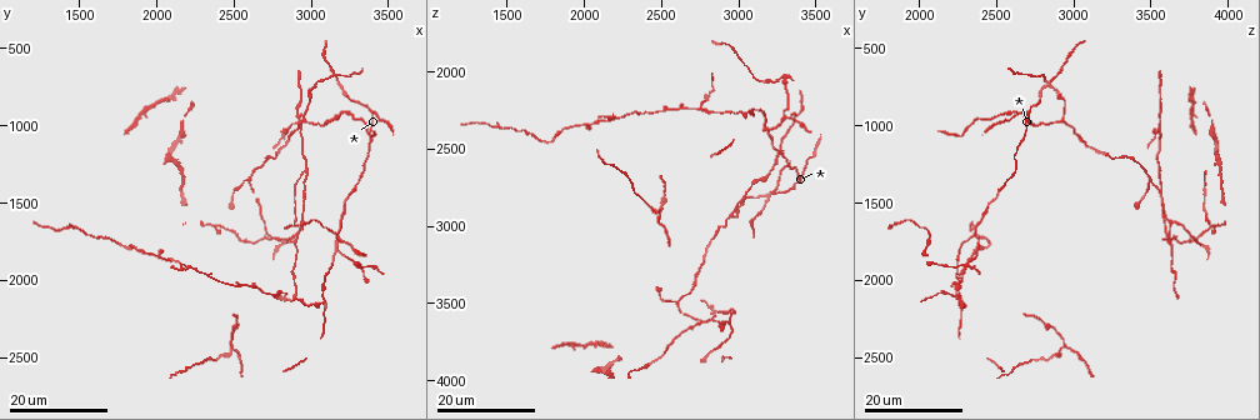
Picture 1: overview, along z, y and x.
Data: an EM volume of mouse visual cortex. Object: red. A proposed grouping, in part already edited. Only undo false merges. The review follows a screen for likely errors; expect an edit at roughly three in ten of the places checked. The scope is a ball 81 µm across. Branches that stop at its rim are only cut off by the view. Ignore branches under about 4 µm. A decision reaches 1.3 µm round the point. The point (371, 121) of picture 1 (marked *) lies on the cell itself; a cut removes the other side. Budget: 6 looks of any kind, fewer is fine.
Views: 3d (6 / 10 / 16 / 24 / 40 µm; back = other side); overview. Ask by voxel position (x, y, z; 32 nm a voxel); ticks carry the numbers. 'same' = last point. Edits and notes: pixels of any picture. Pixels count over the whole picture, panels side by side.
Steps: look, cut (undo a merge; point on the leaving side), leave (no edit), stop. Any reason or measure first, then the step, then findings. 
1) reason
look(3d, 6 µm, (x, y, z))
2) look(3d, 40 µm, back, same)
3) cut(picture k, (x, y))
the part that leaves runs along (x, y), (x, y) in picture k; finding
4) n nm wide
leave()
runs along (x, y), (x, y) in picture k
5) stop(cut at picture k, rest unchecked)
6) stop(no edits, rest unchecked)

three arms meet
look(3d, 24 µm, (3160, 720, 2860))

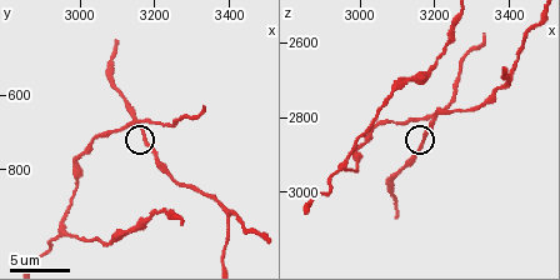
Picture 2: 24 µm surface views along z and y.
look(3d, 6 µm, (3170, 700, 2860))

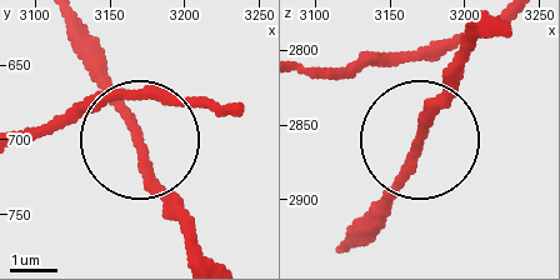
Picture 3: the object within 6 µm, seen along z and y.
side arm 13 µm
leave()
runs along (494, 30), (410, 169), (366, 213) in picture 3; continuous, no second cell

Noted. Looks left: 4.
three-way junction
look(3d, 10 µm, (2960, 970, 2930))

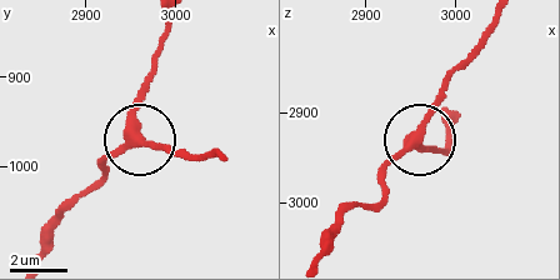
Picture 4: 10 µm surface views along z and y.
leave()
runs along (445, 138), (445, 153), (416, 145), (419, 124), (456, 69) in picture 4; continuous, no second cell

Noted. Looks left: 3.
three-way junction
look(3d, 16 µm, (2940, 1620, 3640))

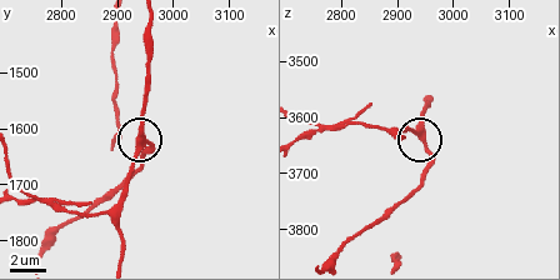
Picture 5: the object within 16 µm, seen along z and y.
look(3d, 6 µm, (2945, 1620, 3635))

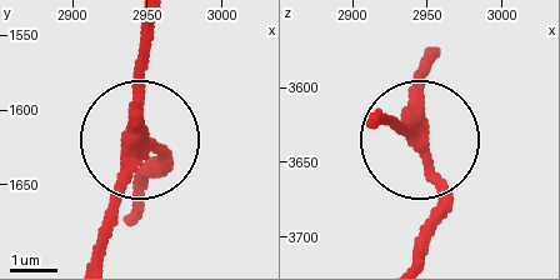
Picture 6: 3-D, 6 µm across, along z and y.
look(3d, 6 µm, back, (2944, 1622, 3636))

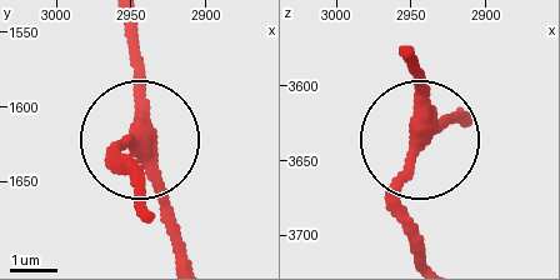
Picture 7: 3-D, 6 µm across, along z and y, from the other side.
3 arms
leave()
runs along (185, 253), (141, 145), (121, 158), (134, 189) in picture 7; one cell here

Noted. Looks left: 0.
stop(no edits, rest unchecked)

